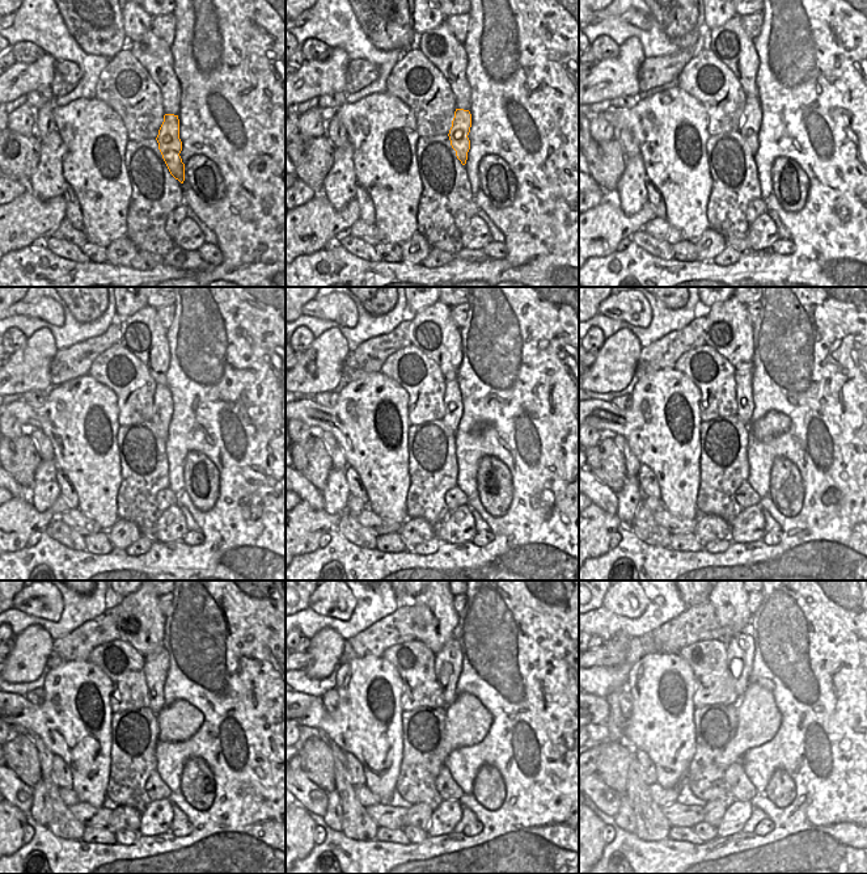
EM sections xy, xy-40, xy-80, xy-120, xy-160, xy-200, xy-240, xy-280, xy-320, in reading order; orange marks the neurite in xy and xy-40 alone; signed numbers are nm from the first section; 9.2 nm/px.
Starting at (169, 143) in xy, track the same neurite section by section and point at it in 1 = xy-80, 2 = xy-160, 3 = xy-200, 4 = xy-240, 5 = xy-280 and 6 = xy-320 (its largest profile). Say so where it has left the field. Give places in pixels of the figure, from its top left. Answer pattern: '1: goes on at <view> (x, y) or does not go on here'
1: goes on at xy-80 (751, 125)
2: goes on at xy-160 (452, 397)
3: goes on at xy-200 (743, 378)
4: goes on at xy-240 (156, 666)
5: goes on at xy-280 (448, 661)
6: goes on at xy-320 (740, 649)

